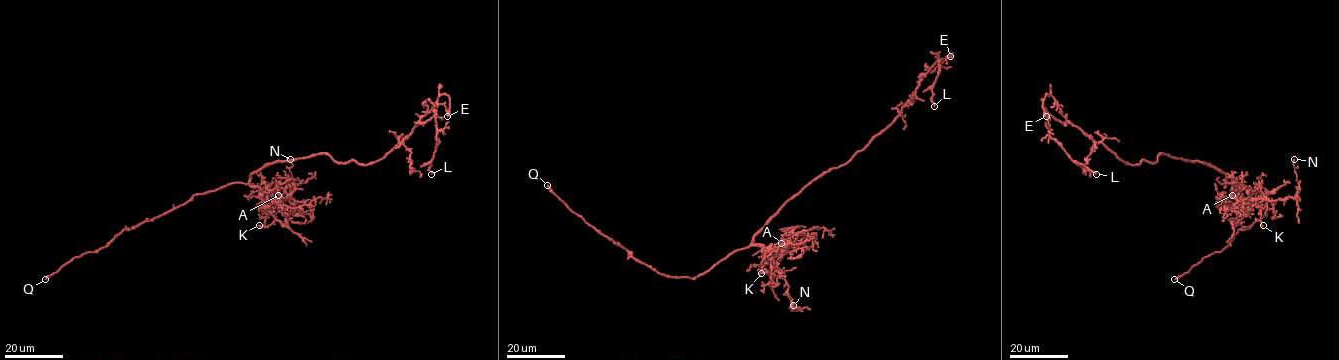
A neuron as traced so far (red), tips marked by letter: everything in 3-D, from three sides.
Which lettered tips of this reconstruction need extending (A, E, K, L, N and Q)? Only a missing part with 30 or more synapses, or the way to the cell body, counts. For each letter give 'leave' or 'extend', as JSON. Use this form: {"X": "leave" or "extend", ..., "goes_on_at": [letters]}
{"A": "leave", "E": "leave", "K": "leave", "L": "leave", "N": "leave", "Q": "extend", "goes_on_at": ["Q"]}

